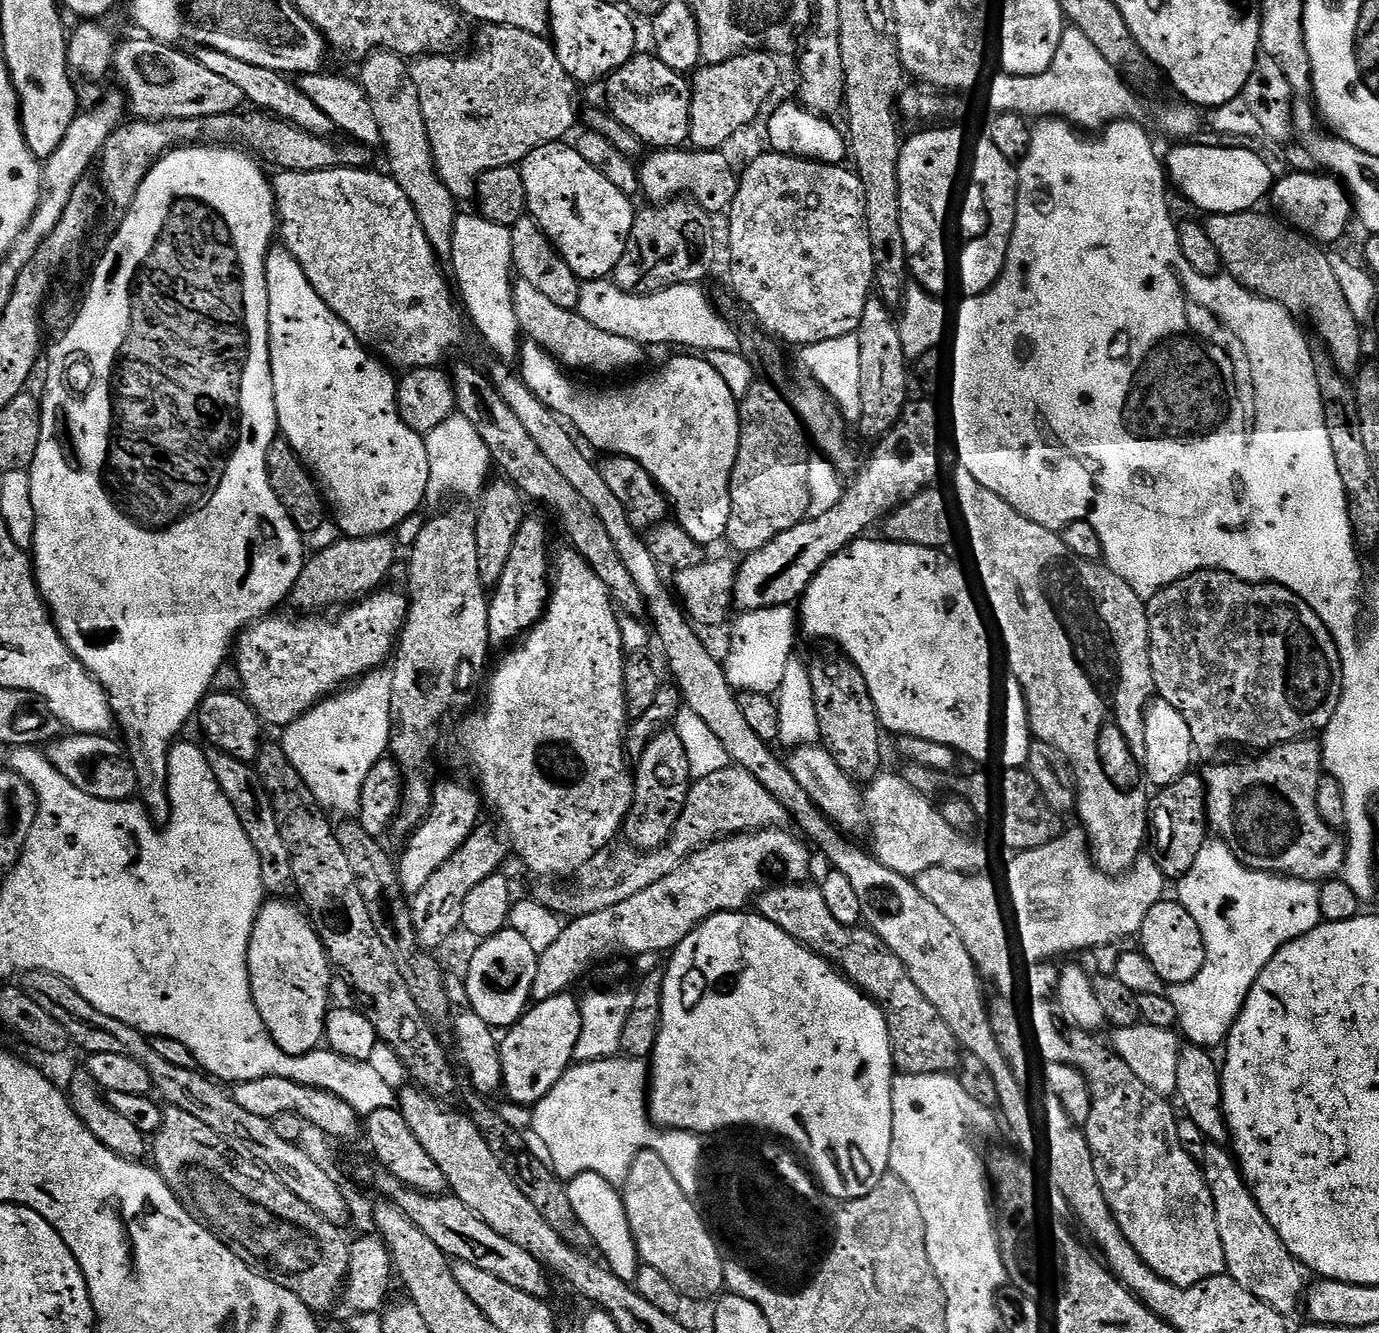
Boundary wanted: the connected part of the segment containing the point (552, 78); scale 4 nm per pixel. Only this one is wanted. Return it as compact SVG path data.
M485 24L479 30L476 49L469 56L429 54L415 59L409 69L429 134L436 172L460 202L475 197L476 182L486 170L519 165L538 146L563 141L576 124L578 85L562 70L562 62L558 62L556 51L544 36L495 24Z

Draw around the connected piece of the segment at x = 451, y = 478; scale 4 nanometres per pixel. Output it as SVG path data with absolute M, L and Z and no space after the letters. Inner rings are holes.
M454 414L434 426L434 430L426 433L424 446L430 464L427 494L429 501L444 495L476 498L483 493L490 480L488 471L493 471L494 468L492 455L490 450L486 450L486 442L478 438L478 430L474 430L474 426L470 426L464 416Z

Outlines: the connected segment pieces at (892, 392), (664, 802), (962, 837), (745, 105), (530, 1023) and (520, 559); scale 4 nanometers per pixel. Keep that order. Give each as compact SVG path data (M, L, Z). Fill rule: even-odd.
M869 298L866 308L862 310L862 320L858 322L855 335L858 338L858 359L860 372L860 432L869 442L875 442L880 437L885 436L892 427L896 425L896 420L902 414L905 404L910 399L908 384L910 388L910 364L904 355L904 347L900 338L900 329L897 321L890 313L889 305L879 298Z
M661 730L645 746L644 753L634 764L632 804L624 819L622 836L631 847L653 852L668 840L688 797L692 775L682 738L674 730ZM668 731L668 732L667 732Z
M884 770L873 780L867 781L862 792L862 808L866 813L866 824L868 820L868 828L872 831L871 854L878 862L882 862L882 866L909 878L915 878L918 874L931 868L945 868L955 872L973 874L983 873L987 869L984 867L988 864L987 846L982 841L975 840L975 835L954 830L954 826L950 826L946 818L942 818L939 807L932 803L929 797L911 788L903 775L896 773L895 776L894 773Z
M741 52L721 64L704 64L696 69L690 80L692 101L688 126L688 144L693 149L702 152L723 149L735 132L742 131L760 111L765 111L764 103L780 76L776 60L771 52Z
M561 994L533 1003L499 1041L503 1095L508 1095L516 1104L539 1103L573 1063L579 1033L580 1002L575 995Z
M525 519L514 538L510 558L506 558L506 570L502 570L502 578L494 585L496 593L490 596L488 638L493 645L511 645L539 622L550 595L549 576L548 532L538 521Z

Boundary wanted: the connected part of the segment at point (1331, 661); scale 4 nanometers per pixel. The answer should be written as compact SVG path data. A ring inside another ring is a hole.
M1203 568L1178 582L1166 586L1147 601L1148 614L1152 621L1152 669L1156 675L1157 689L1179 708L1192 727L1192 737L1197 749L1220 748L1223 744L1245 744L1248 748L1267 750L1277 744L1289 744L1291 740L1311 737L1323 733L1340 705L1342 698L1342 662L1340 647L1332 636L1332 631L1324 625L1316 611L1288 588L1280 584L1251 584L1229 572L1219 572L1216 568Z

